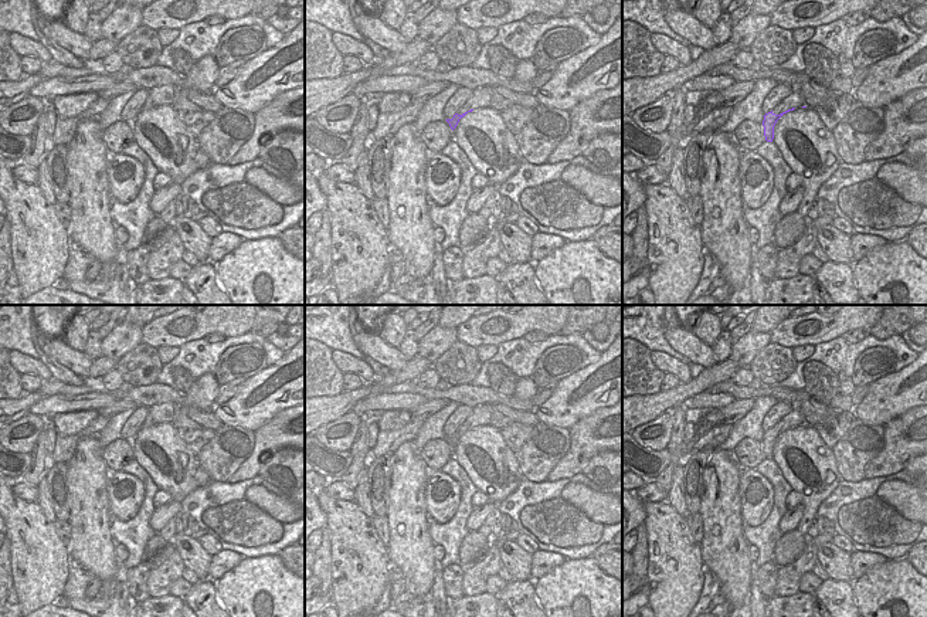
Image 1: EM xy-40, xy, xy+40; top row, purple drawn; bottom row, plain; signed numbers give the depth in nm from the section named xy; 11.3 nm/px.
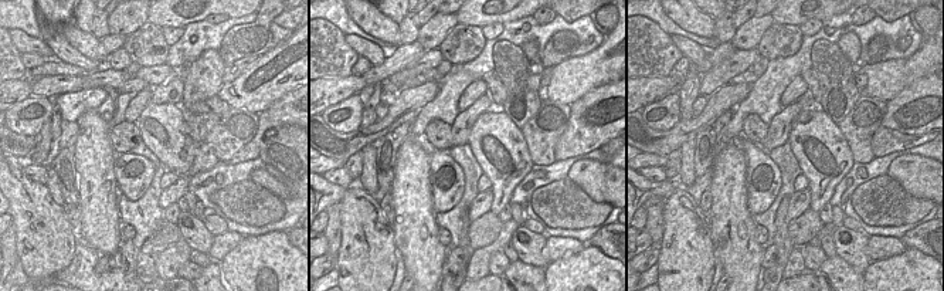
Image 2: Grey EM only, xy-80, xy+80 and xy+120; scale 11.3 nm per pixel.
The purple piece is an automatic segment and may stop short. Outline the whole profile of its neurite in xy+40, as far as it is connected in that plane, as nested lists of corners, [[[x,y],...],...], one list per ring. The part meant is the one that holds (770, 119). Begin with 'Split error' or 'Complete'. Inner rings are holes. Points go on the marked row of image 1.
Split error. [[[792,91],[791,95],[787,96],[778,106],[765,113],[763,121],[765,140],[772,142],[774,126],[784,113],[802,106],[805,106],[804,96],[799,91]]]

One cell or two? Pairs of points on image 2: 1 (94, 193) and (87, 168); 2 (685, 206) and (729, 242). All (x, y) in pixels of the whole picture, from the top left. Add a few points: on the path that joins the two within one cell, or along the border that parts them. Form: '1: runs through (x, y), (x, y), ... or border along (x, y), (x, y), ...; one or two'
1: runs through (94, 188), (92, 173); one
2: border along (710, 229), (713, 246); two

